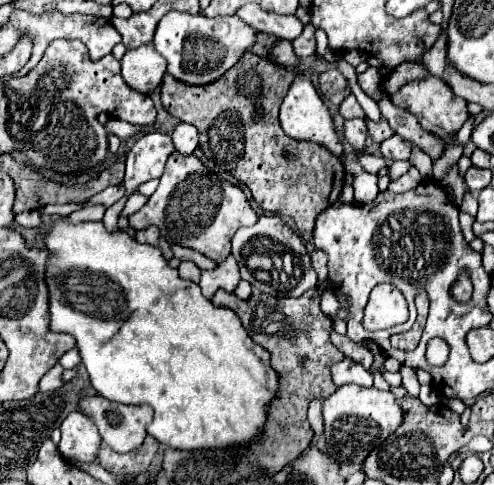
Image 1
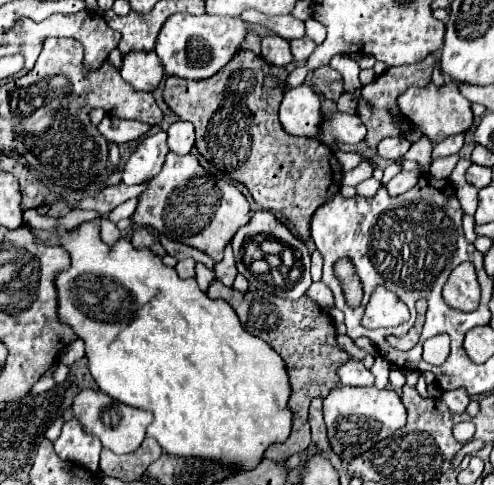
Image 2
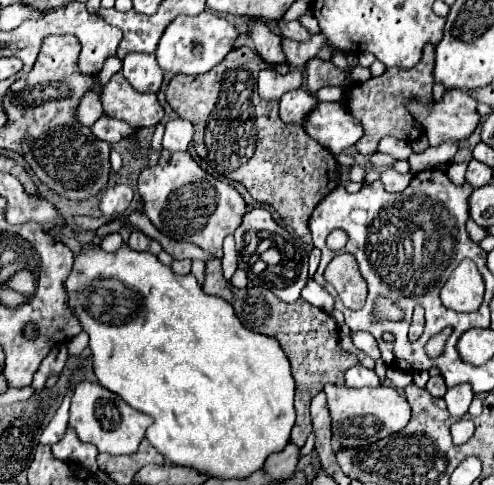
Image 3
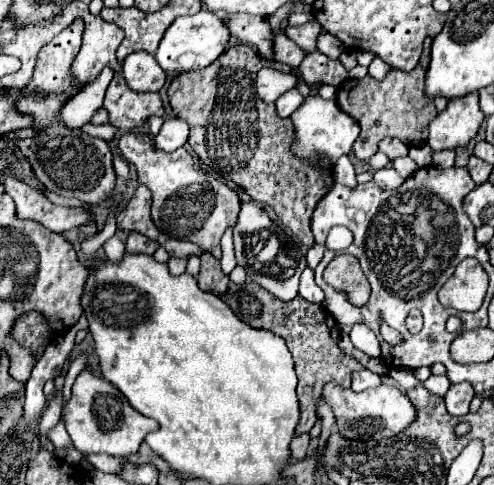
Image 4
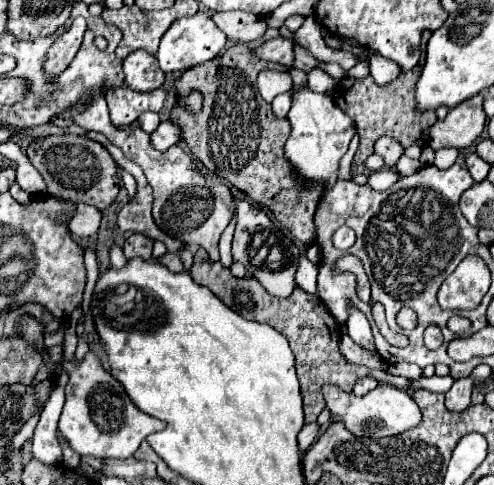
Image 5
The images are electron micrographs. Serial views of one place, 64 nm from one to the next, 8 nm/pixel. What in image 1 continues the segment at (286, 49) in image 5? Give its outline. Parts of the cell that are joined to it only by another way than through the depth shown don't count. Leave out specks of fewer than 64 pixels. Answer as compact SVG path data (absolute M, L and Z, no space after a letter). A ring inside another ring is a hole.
M308 24L308 26L304 28L304 32L292 42L292 46L294 46L294 52L296 52L298 58L314 56L314 52L316 52L316 40L314 40L314 30L312 30L310 24Z

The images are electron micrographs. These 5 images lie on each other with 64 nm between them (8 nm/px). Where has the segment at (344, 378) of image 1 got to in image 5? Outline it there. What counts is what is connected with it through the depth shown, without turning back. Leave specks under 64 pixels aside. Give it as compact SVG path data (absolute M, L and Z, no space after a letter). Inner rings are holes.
M366 376L366 378L360 378L360 380L356 382L356 386L354 386L354 394L356 394L356 396L364 396L366 392L374 390L376 386L378 386L378 382L376 382L374 378L370 378L370 376Z

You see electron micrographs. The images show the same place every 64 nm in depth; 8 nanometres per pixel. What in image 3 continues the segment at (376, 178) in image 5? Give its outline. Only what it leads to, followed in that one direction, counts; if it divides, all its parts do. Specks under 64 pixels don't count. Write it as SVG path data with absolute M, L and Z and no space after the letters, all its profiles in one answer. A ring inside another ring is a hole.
M392 166L380 172L380 182L388 192L402 192L412 180L412 174L398 174Z

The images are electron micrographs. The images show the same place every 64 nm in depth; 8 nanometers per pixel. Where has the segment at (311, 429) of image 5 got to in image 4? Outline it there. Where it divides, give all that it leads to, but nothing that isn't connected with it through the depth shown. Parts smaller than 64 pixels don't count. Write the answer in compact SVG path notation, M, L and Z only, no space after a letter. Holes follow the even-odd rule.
M310 432L306 434L300 434L300 436L294 436L290 448L292 448L292 462L296 460L302 460L308 452L308 444L310 444Z

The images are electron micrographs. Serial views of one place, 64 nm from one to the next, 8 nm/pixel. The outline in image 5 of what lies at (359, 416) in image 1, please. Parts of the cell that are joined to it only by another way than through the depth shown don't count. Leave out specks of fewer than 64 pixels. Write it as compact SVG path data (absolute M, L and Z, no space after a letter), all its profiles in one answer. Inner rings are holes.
M326 384L322 388L326 406L332 410L332 414L340 420L344 420L346 428L356 434L356 436L370 436L370 438L384 438L384 436L394 436L400 432L406 432L410 428L416 428L422 422L422 414L418 404L412 400L412 396L408 396L404 390L394 388L390 384L378 384L372 392L368 392L366 396L356 396L356 394L348 394L344 390L340 390L338 386L330 386Z

